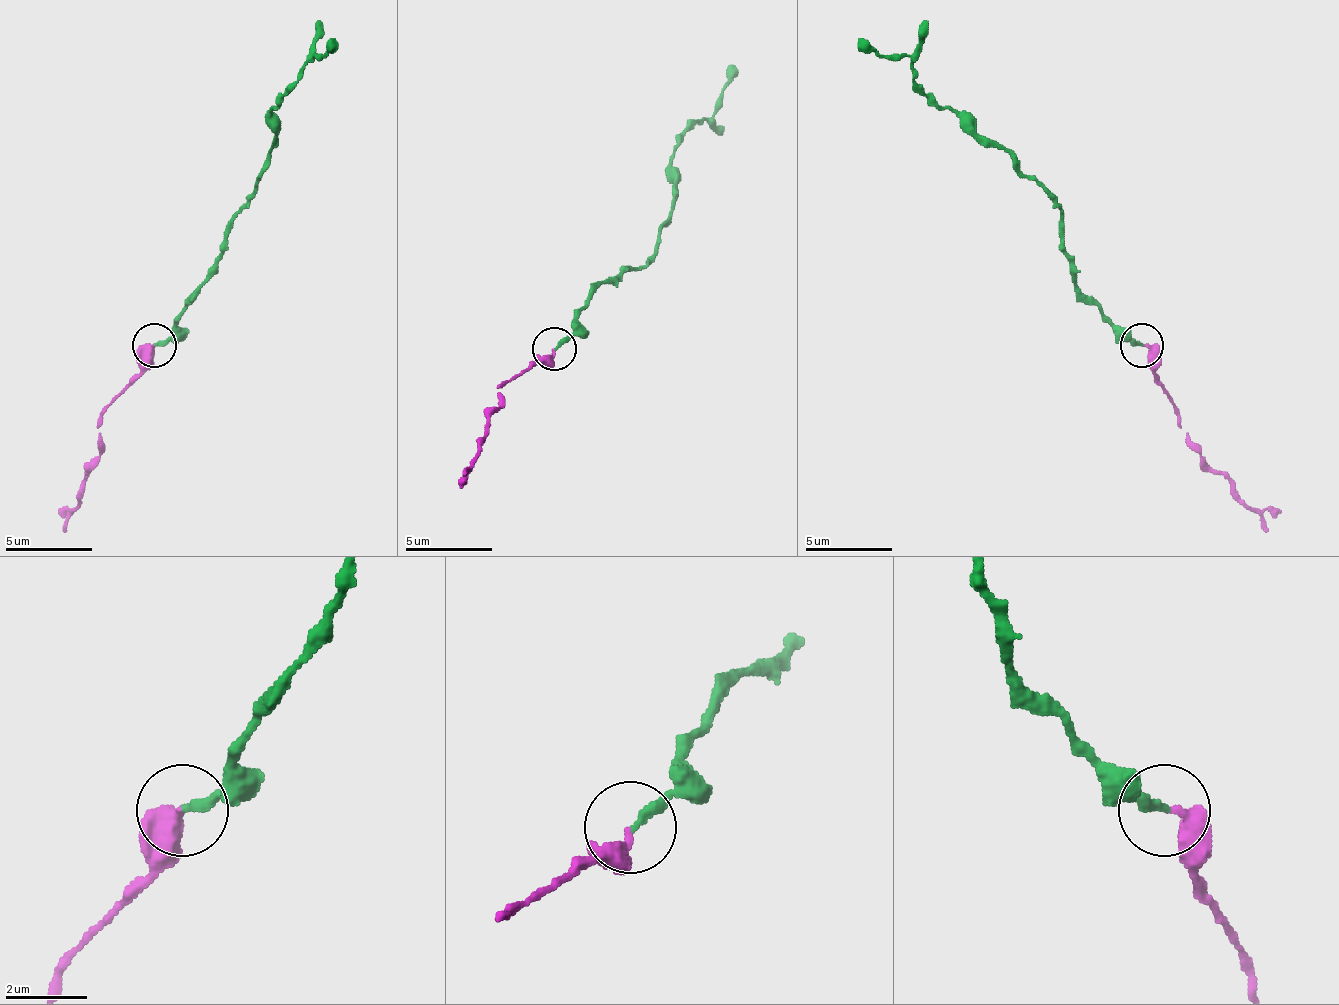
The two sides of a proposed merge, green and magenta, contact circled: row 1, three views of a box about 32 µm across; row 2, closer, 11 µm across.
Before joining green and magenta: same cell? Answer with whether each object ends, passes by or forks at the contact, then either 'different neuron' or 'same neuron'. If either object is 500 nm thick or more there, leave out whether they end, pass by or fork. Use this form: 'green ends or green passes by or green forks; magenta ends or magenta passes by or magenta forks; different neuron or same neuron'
green ends; magenta ends; same neuron

